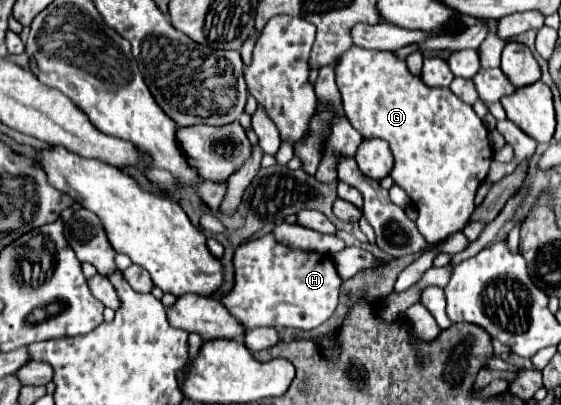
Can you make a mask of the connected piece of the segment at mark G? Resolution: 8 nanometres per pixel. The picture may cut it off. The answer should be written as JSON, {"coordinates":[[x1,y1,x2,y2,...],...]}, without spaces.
{"coordinates":[[359,46,343,52,337,66,337,86,343,100,345,116,351,120,353,128,361,132,363,138,383,138,389,142,395,166,389,176,399,184,411,198,417,210,417,228,429,244,445,240,449,234,461,232,475,208,473,198,479,184,489,172,493,160,493,150,487,138,487,128,483,120,473,112,473,108,461,102,449,88,427,88,421,78,407,70,407,64,391,52,371,52]]}

